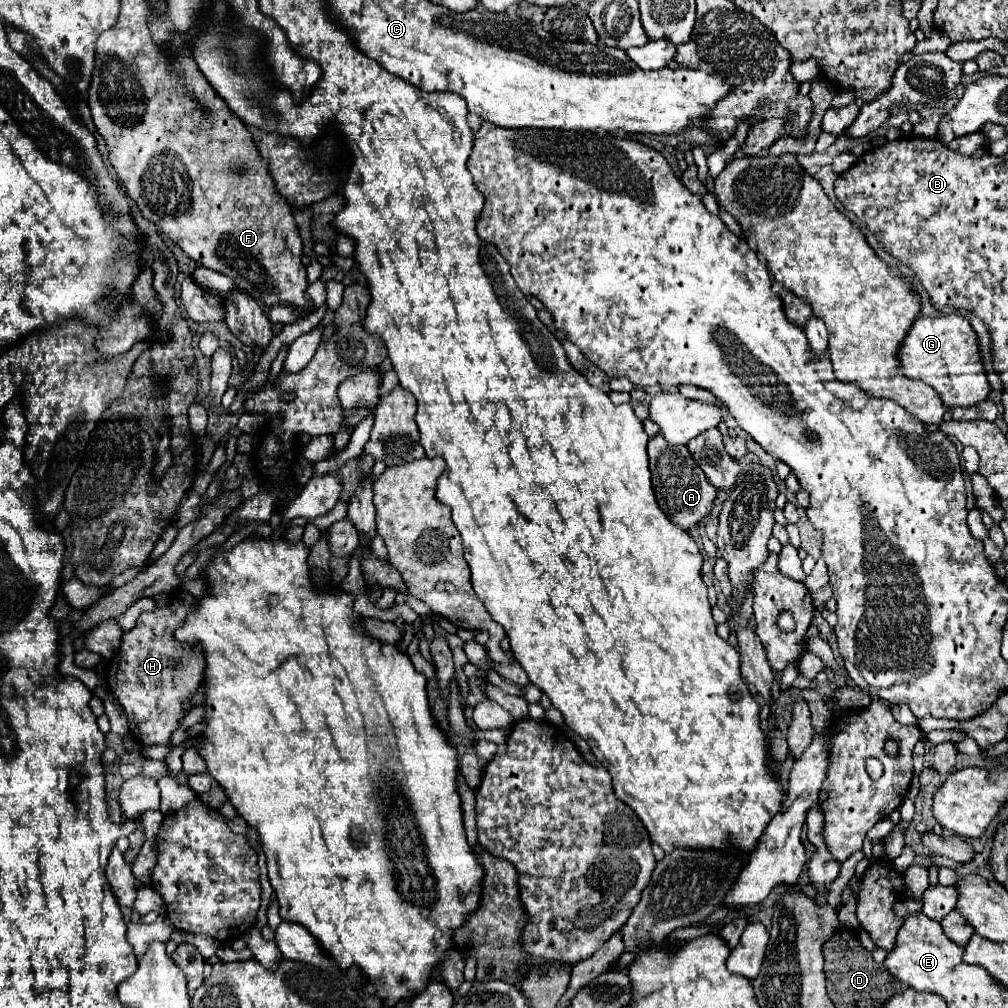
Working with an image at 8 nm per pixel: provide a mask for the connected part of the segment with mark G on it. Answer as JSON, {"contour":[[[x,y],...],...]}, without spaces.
{"contour":[[[942,314],[936,318],[918,318],[908,332],[900,352],[900,372],[912,380],[930,384],[942,398],[944,406],[976,406],[990,394],[984,362],[980,356],[978,336],[962,314]]]}

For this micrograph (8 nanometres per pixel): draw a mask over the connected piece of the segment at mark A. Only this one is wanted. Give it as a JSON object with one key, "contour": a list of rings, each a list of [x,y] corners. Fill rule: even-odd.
{"contour":[[[656,434],[648,442],[648,456],[650,456],[650,472],[652,472],[652,488],[658,500],[658,506],[664,514],[682,530],[690,530],[702,518],[706,518],[716,500],[716,488],[706,480],[704,472],[692,458],[686,446],[672,446],[664,440],[664,436]]]}

